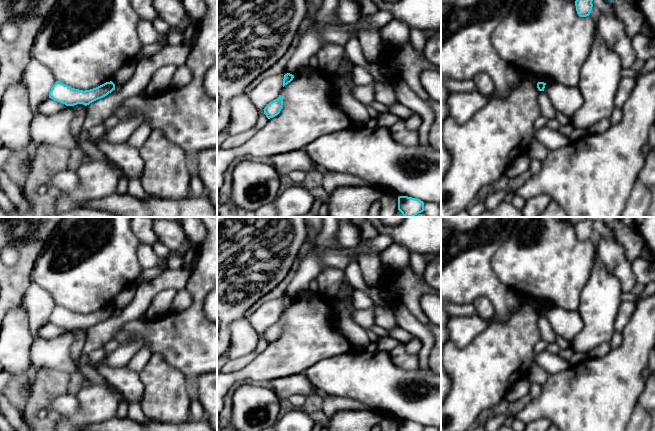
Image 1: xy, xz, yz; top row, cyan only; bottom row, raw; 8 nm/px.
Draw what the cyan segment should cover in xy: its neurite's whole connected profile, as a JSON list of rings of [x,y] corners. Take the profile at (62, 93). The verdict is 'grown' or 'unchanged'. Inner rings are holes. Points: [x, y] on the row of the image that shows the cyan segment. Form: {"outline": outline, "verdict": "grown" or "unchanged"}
{"outline": [[[56,81],[49,92],[49,98],[63,103],[66,106],[74,106],[77,104],[87,106],[90,103],[107,96],[113,90],[115,90],[115,84],[112,81],[85,91],[72,88],[60,81]]], "verdict": "unchanged"}

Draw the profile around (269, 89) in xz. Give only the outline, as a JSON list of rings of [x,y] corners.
[[[285,70],[280,74],[267,77],[248,93],[251,102],[258,110],[263,110],[270,102],[279,97],[283,88],[284,75],[287,73]]]

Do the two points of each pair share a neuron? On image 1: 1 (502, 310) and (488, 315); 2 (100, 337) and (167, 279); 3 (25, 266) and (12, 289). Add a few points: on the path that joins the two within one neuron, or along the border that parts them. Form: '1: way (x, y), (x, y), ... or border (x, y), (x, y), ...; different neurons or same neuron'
1: border (475, 299), (485, 297), (492, 304), (495, 314); different neurons
2: way (117, 321), (125, 316), (150, 291); same neuron
3: way (20, 272), (13, 283); same neuron

